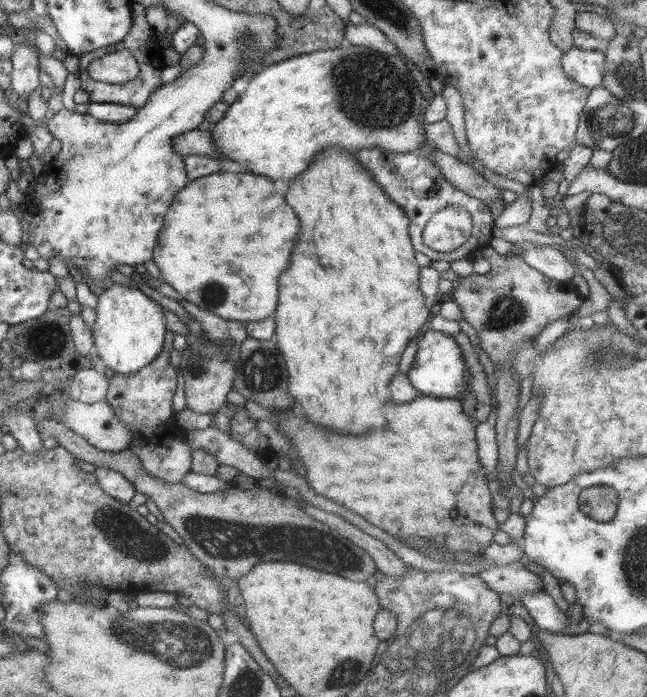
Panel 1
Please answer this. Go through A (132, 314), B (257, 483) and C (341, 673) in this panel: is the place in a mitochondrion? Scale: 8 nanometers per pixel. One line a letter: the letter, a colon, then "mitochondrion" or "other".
A: other
B: other
C: mitochondrion

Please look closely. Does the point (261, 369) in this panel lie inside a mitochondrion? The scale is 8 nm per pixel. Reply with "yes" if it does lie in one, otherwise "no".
yes

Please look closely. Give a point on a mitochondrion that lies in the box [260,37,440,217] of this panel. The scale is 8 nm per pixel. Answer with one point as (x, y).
(373, 93)

